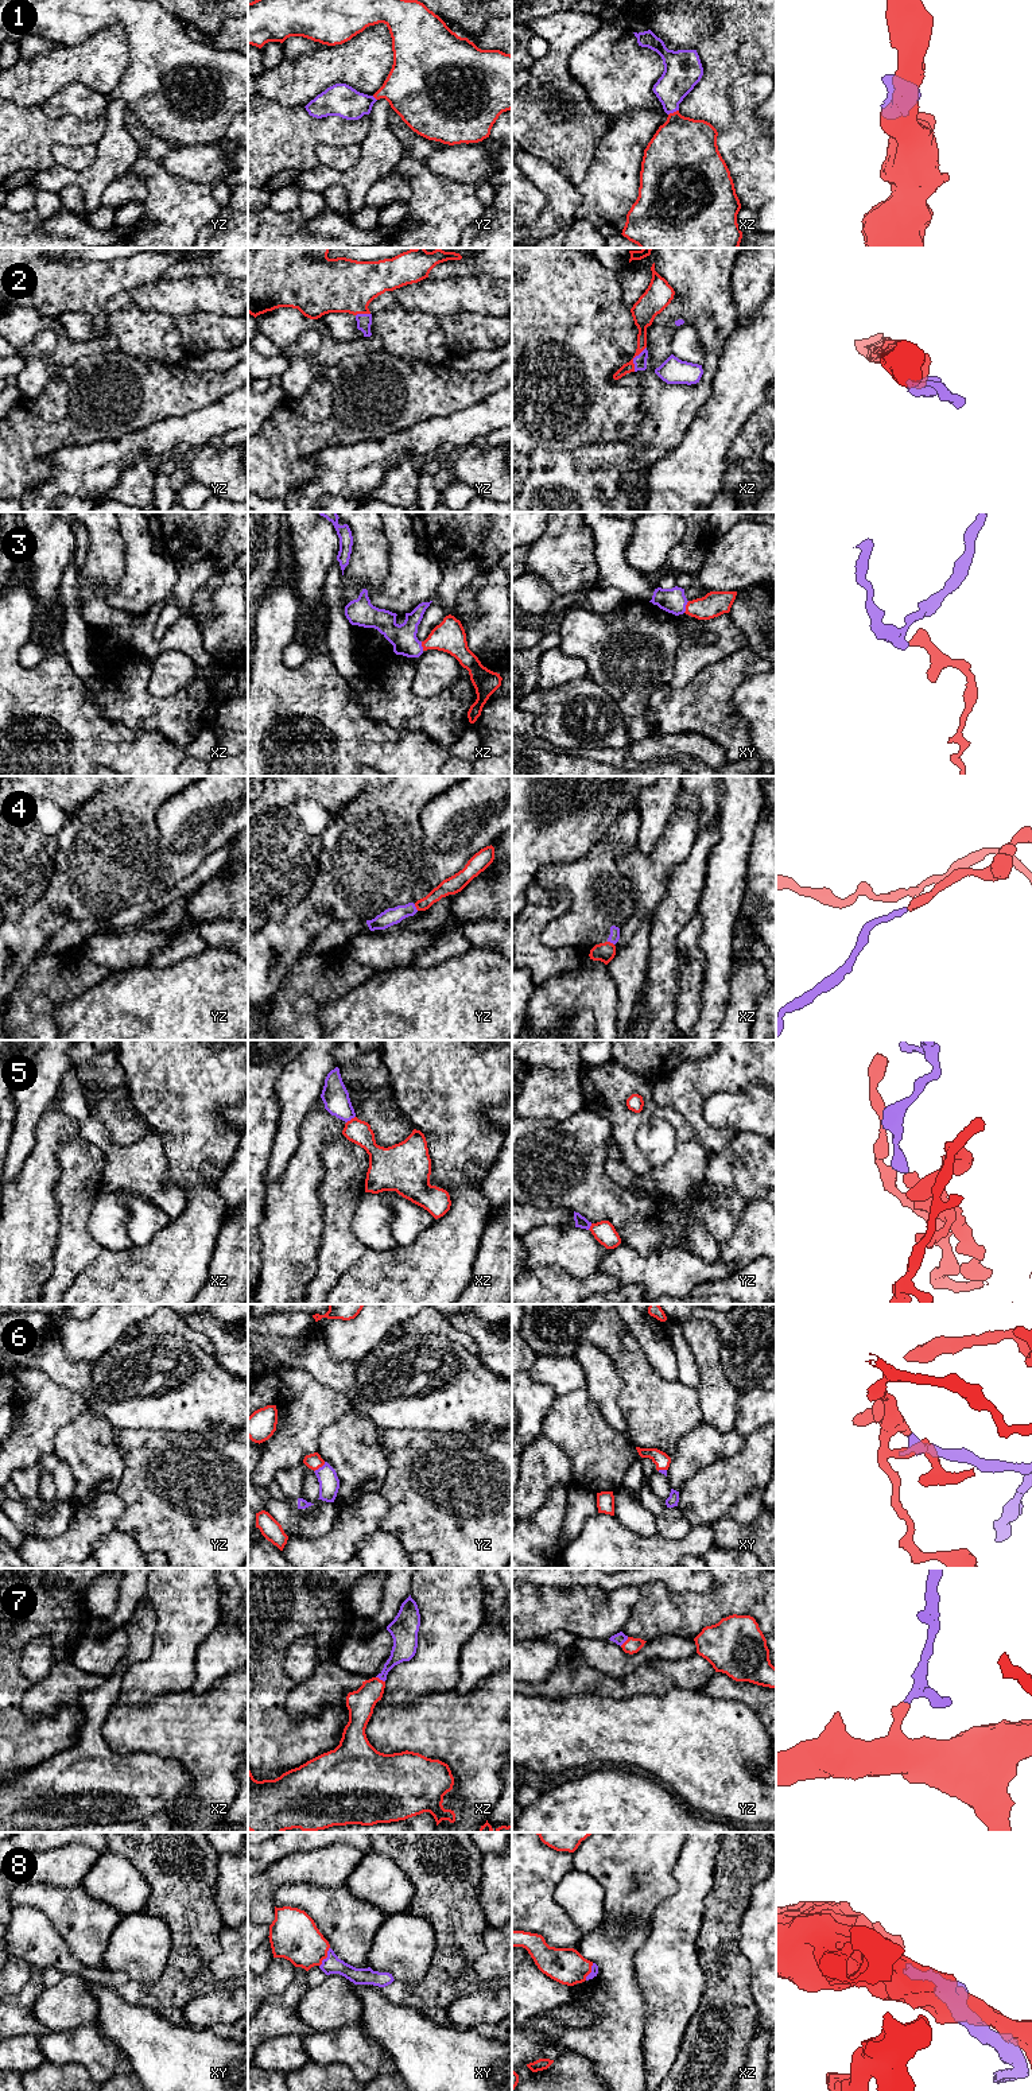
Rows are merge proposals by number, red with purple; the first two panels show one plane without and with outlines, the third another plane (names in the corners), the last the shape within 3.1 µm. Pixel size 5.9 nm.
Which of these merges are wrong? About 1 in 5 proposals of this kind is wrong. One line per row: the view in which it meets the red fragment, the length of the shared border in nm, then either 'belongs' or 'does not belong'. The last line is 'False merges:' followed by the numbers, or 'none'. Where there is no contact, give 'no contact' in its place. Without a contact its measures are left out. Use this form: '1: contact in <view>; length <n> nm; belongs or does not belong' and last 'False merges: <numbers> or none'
1: contact in xz; length 70 nm; belongs
2: contact in xz; length 170 nm; belongs
3: contact in xy; length 80 nm; belongs
4: contact in yz; length 50 nm; belongs
5: contact in xz; length 70 nm; belongs
6: contact in yz; length 90 nm; belongs
7: contact in xz; length 70 nm; belongs
8: contact in xy; length 130 nm; belongs
False merges: none

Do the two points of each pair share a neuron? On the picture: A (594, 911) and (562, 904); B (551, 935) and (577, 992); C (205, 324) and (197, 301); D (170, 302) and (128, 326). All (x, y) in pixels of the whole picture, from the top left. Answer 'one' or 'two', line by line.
A: two
B: two
C: two
D: two

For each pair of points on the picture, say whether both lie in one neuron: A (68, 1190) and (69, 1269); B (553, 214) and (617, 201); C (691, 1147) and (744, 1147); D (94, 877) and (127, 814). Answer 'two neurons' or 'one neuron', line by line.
A: one neuron
B: two neurons
C: two neurons
D: one neuron

